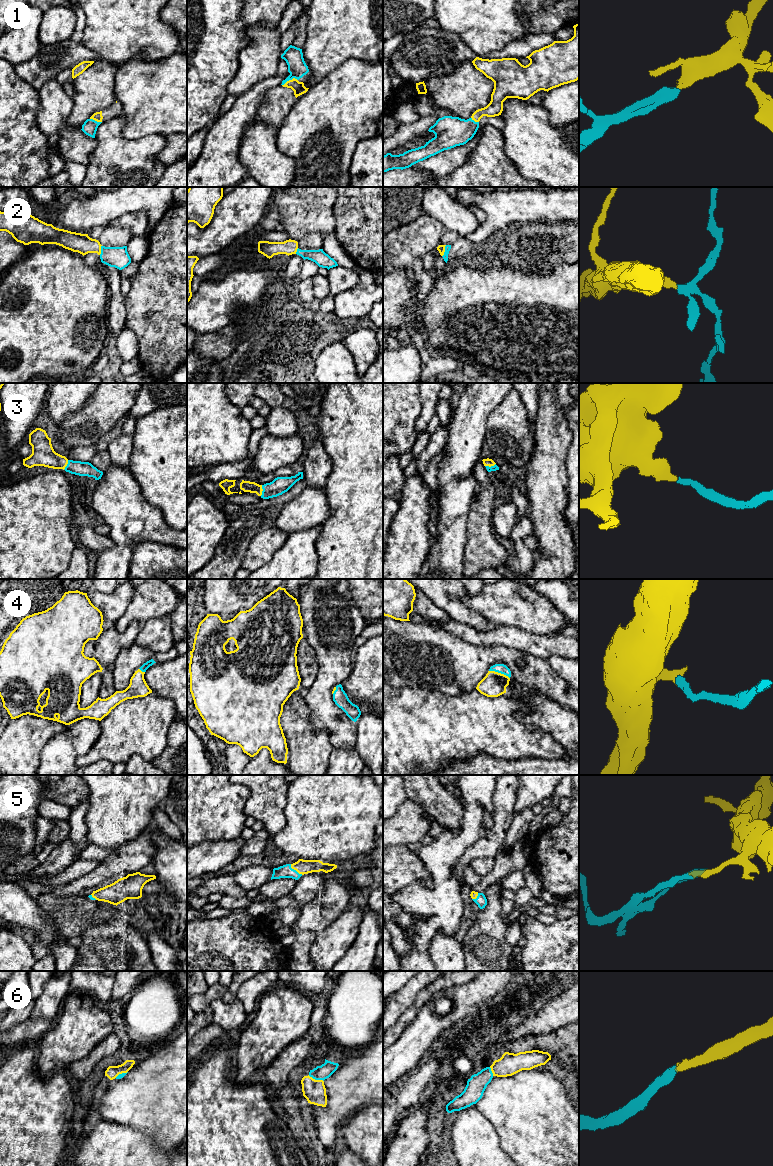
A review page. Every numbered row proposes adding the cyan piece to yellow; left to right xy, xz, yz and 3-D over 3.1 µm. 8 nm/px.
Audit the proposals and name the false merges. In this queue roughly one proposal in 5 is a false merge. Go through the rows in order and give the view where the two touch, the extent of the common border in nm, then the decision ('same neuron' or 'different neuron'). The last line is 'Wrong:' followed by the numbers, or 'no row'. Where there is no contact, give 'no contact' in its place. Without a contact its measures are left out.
1: meets yellow in xz; contact 140 nm long; same neuron
2: meets yellow in yz; contact 100 nm long; same neuron
3: meets yellow in xz; contact 90 nm long; same neuron
4: meets yellow in yz; contact 180 nm long; same neuron
5: meets yellow in xz; contact 130 nm long; same neuron
6: meets yellow in xz; contact 140 nm long; same neuron
Wrong: no row

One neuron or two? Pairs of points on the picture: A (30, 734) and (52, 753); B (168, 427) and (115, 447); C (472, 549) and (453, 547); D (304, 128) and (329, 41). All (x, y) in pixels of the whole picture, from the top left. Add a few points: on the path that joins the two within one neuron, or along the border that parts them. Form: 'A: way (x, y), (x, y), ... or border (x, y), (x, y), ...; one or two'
A: border (62, 731), (55, 734), (41, 750), (39, 764); two
B: border (133, 435), (133, 450), (129, 463); two
C: border (467, 525), (467, 543), (463, 568); two
D: border (336, 68), (309, 88); two

